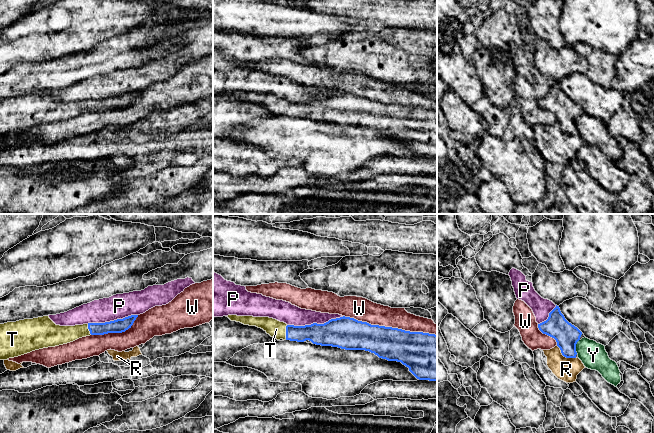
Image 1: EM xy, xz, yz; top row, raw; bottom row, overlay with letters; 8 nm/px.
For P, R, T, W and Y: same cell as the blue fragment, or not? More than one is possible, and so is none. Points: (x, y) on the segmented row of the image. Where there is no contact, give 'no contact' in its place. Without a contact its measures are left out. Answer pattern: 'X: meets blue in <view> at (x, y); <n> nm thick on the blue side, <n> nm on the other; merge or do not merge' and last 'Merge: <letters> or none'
P: meets blue in xz at (315, 323); 260 nm thick on the blue side, 160 nm on the other; do not merge
R: meets blue in yz at (564, 356); 190 nm thick on the blue side, 190 nm on the other; do not merge
T: meets blue in xz at (286, 332); 160 nm thick on the blue side, 140 nm on the other; merge
W: meets blue in xz at (390, 327); 280 nm thick on the blue side, 180 nm on the other; do not merge
Y: meets blue in yz at (575, 346); 190 nm thick on the blue side, 220 nm on the other; do not merge
Merge: T

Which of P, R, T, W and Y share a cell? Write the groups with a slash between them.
P / R / T / W / Y

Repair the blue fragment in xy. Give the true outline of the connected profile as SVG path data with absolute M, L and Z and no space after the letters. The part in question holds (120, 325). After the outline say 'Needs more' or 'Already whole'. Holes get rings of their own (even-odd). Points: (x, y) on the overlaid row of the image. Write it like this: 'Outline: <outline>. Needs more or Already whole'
Outline: M131 315L105 323L75 326L56 325L49 316L0 324L0 360L67 344L90 335L122 333L131 328L137 317Z. Needs more

